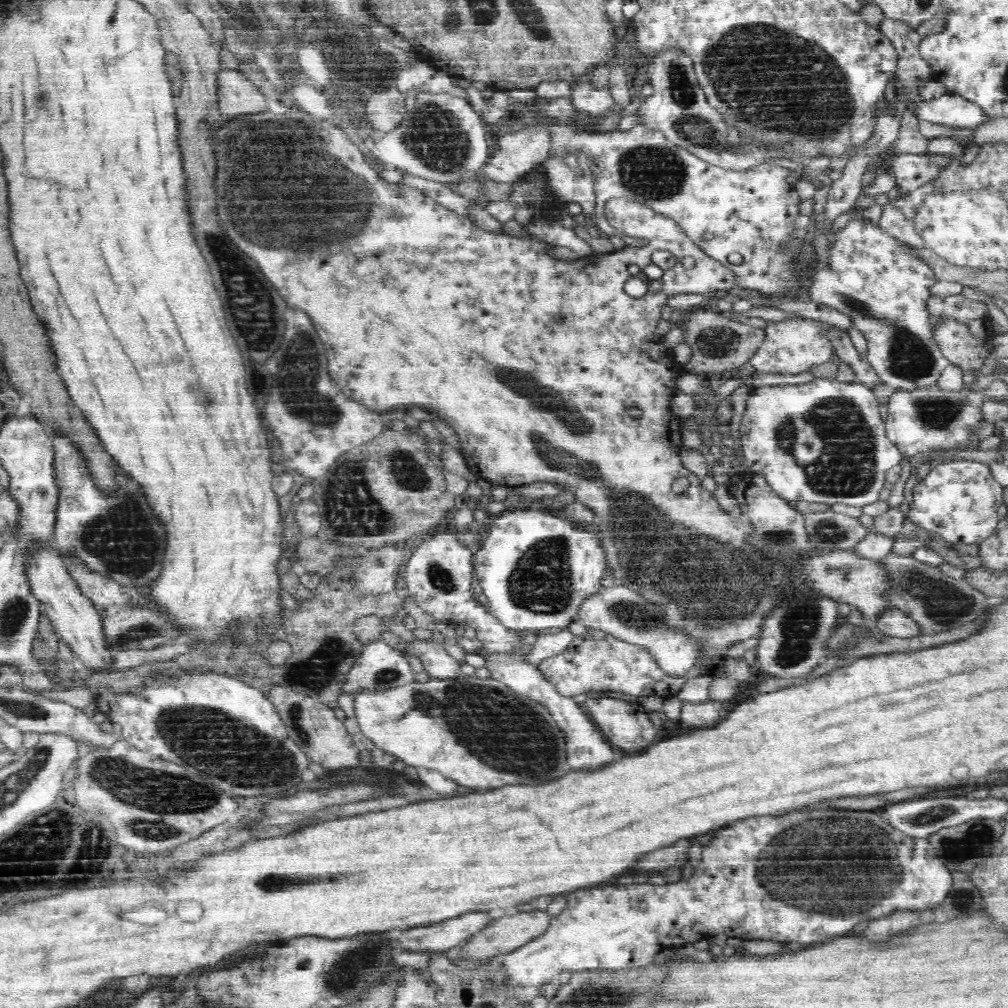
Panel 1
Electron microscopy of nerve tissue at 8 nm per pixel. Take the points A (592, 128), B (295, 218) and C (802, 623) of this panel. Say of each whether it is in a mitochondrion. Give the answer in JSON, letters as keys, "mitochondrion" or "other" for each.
{"A":"other","B":"mitochondrion","C":"mitochondrion"}

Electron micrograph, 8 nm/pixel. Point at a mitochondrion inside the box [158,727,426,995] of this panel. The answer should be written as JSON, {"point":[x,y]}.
{"point":[272,882]}

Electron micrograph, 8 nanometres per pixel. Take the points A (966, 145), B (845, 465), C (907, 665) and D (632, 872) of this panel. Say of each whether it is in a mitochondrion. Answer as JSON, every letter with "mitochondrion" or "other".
{"A":"other","B":"mitochondrion","C":"other","D":"other"}

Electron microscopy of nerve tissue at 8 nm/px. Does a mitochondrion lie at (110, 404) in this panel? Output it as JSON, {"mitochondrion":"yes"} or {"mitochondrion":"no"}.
{"mitochondrion":"no"}

